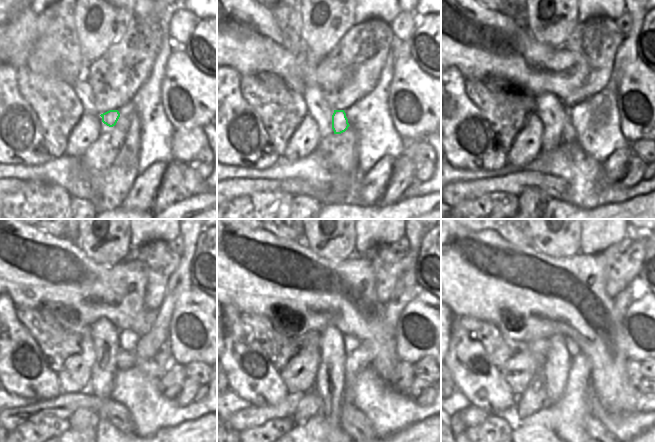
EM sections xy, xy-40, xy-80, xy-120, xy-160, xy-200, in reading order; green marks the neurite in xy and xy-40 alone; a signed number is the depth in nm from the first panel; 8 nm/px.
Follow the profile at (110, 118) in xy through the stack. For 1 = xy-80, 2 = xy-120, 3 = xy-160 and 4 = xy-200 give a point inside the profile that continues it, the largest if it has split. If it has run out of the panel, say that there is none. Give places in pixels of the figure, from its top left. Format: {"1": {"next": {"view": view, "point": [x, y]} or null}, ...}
{"1": {"next": {"view": "xy-80", "point": [568, 132]}}, "2": {"next": {"view": "xy-120", "point": [145, 349]}}, "3": {"next": {"view": "xy-160", "point": [359, 360]}}, "4": {"next": {"view": "xy-200", "point": [563, 422]}}}

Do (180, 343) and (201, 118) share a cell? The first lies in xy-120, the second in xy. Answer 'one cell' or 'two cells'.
one cell

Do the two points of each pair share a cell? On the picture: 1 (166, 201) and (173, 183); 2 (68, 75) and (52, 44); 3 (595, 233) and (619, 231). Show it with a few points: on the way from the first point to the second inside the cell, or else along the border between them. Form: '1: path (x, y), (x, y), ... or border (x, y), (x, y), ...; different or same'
1: path (166, 197), (169, 187); same
2: path (68, 67), (54, 52); same
3: path (601, 231), (613, 231); same

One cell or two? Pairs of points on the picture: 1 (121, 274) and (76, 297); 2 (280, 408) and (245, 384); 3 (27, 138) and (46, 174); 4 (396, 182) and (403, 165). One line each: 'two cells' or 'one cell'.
1: one cell
2: two cells
3: two cells
4: one cell

